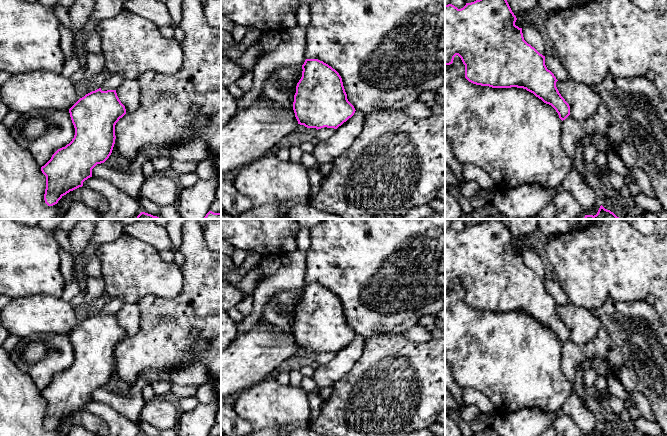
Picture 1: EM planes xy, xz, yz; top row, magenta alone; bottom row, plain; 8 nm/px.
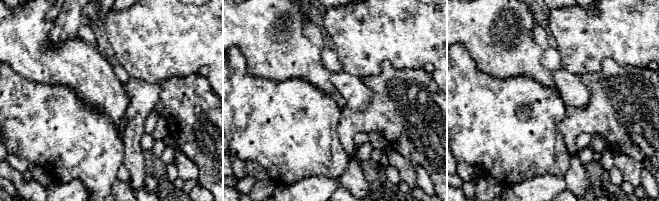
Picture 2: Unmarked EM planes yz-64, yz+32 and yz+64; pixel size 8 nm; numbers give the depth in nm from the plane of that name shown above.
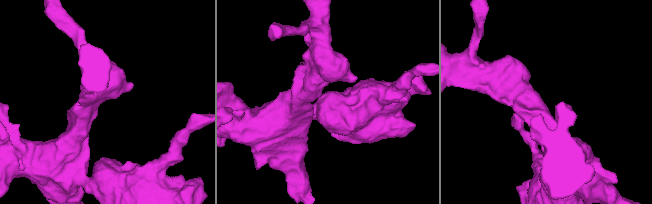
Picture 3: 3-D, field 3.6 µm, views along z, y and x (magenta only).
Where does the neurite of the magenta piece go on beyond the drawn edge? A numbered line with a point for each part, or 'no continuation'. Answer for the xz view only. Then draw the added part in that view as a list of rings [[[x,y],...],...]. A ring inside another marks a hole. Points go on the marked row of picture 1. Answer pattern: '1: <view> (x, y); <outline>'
no continuation

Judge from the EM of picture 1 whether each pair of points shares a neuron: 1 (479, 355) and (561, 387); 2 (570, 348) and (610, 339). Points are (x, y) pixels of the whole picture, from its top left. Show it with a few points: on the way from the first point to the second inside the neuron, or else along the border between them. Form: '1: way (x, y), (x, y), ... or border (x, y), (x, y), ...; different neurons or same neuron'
1: way (499, 355), (509, 356), (541, 384); same neuron
2: way (580, 349), (594, 349), (600, 346); same neuron

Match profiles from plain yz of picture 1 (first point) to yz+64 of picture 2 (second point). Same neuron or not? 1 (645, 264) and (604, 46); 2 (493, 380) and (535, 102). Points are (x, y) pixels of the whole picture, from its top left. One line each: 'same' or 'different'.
1: same
2: same

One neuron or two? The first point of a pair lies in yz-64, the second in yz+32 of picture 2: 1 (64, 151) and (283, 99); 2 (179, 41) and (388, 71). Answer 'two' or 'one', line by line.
1: one
2: two

